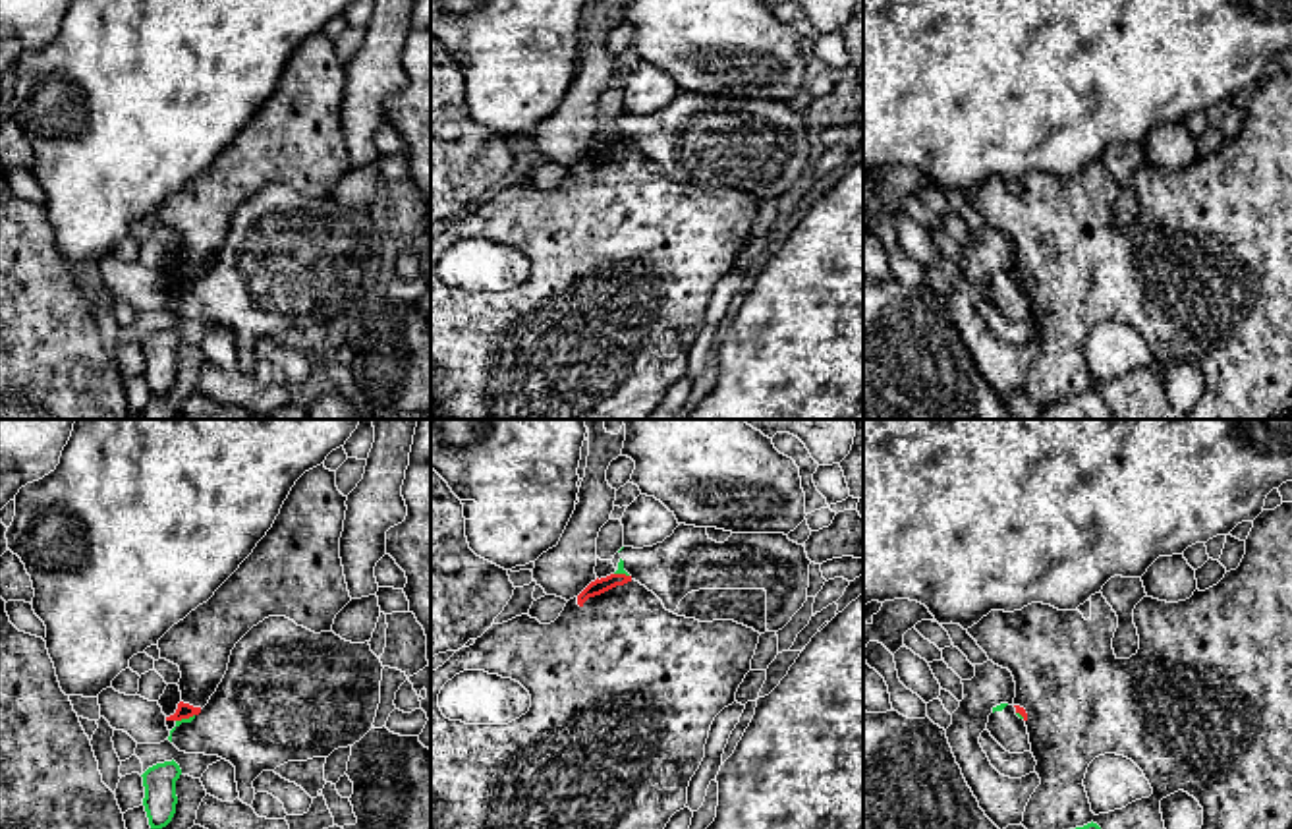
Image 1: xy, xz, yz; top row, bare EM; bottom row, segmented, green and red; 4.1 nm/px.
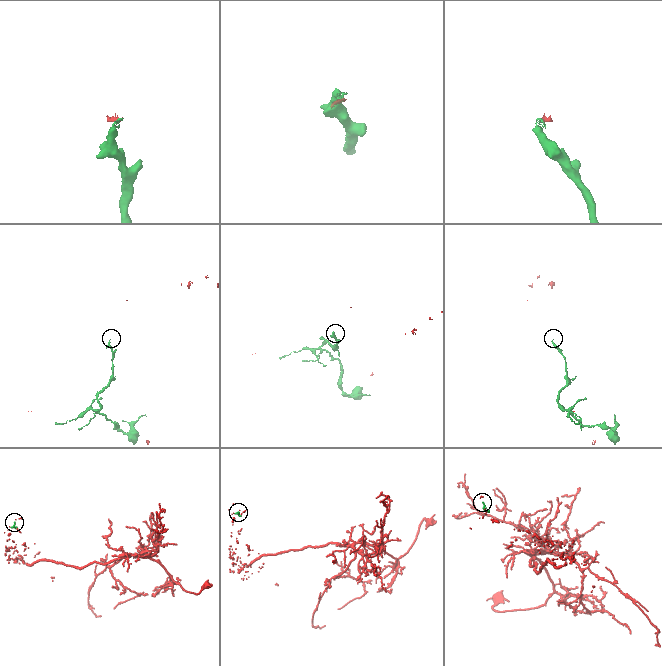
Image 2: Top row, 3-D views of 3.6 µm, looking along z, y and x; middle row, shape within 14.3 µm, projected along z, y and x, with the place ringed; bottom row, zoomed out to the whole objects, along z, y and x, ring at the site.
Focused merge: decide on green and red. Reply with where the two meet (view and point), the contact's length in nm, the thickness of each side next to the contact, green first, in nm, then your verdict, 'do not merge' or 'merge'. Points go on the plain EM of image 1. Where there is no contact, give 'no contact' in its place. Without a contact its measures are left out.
meets green in xy at (184, 286); contact 90 nm long; 20 nm thick on the green side, 60 nm on the other; do not merge

